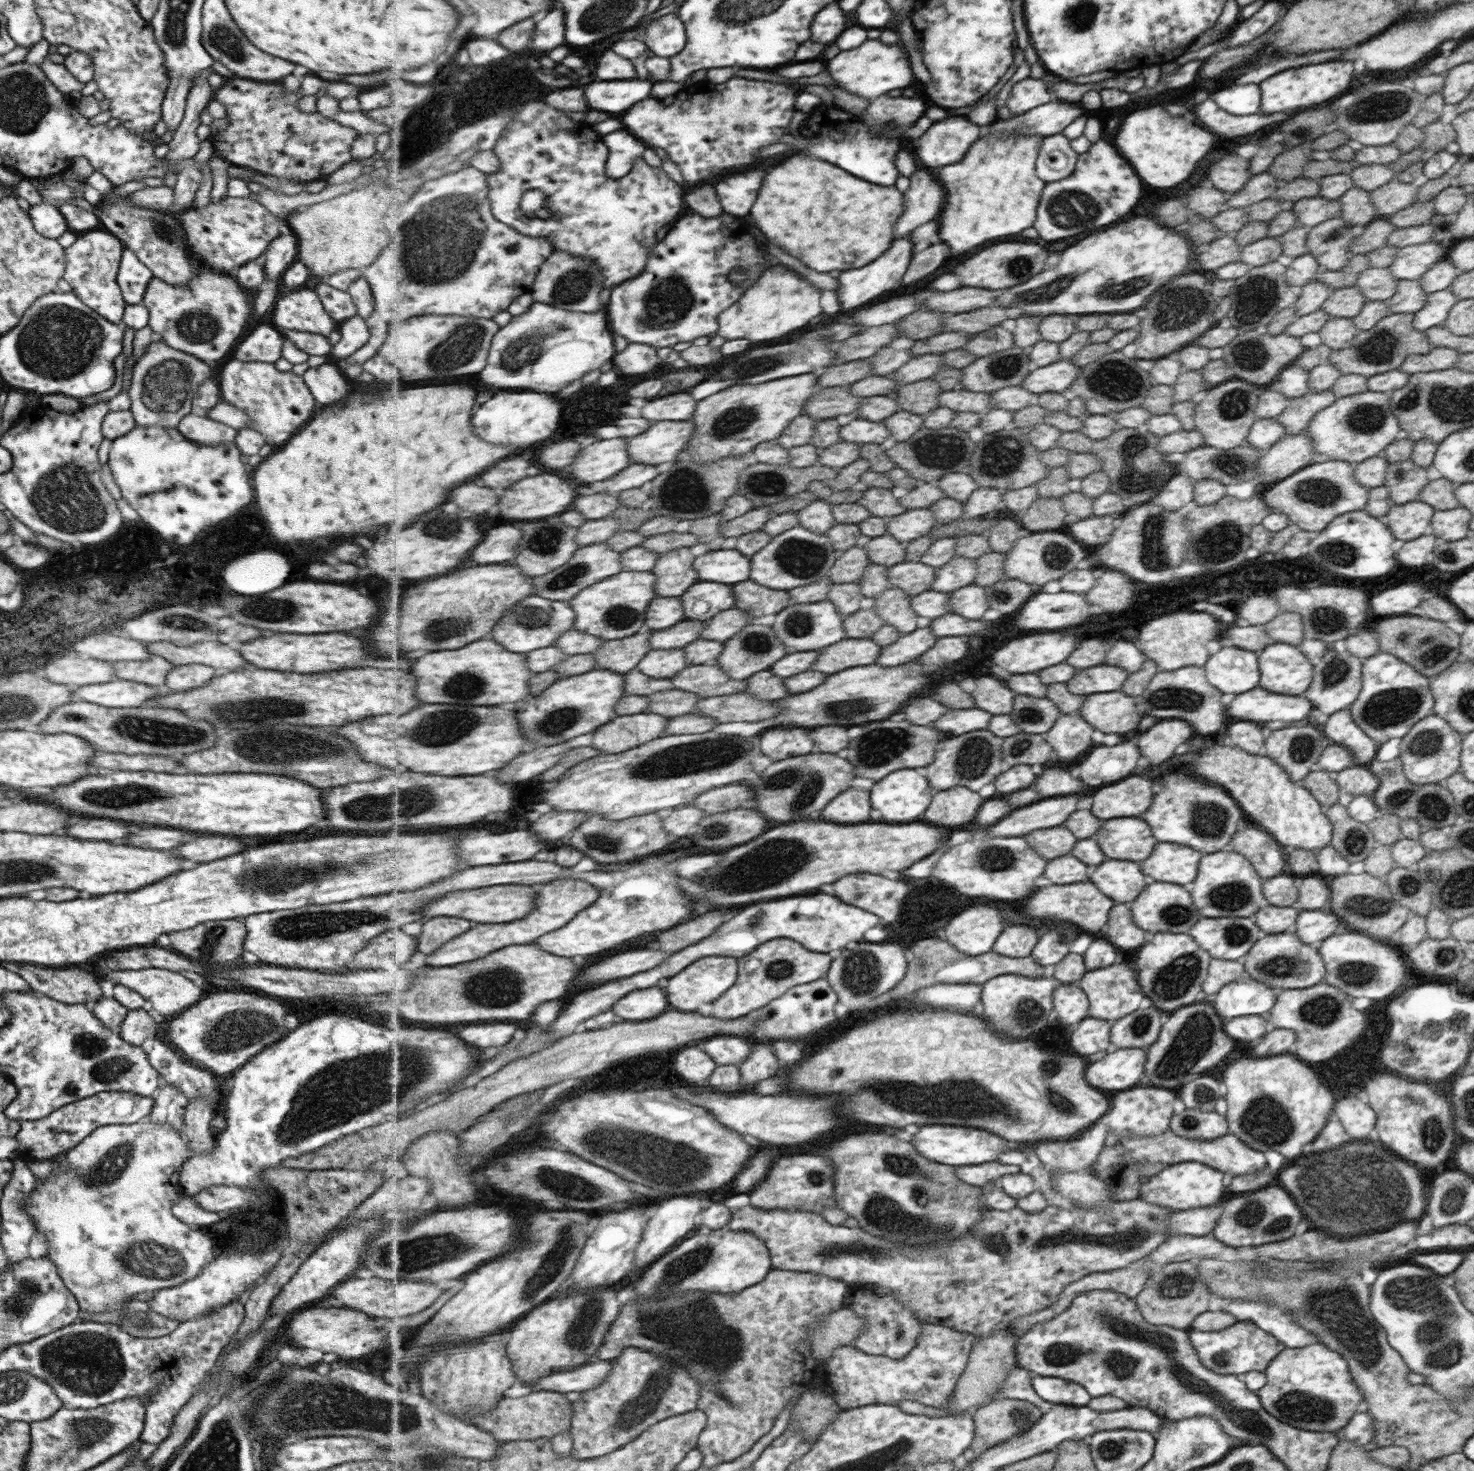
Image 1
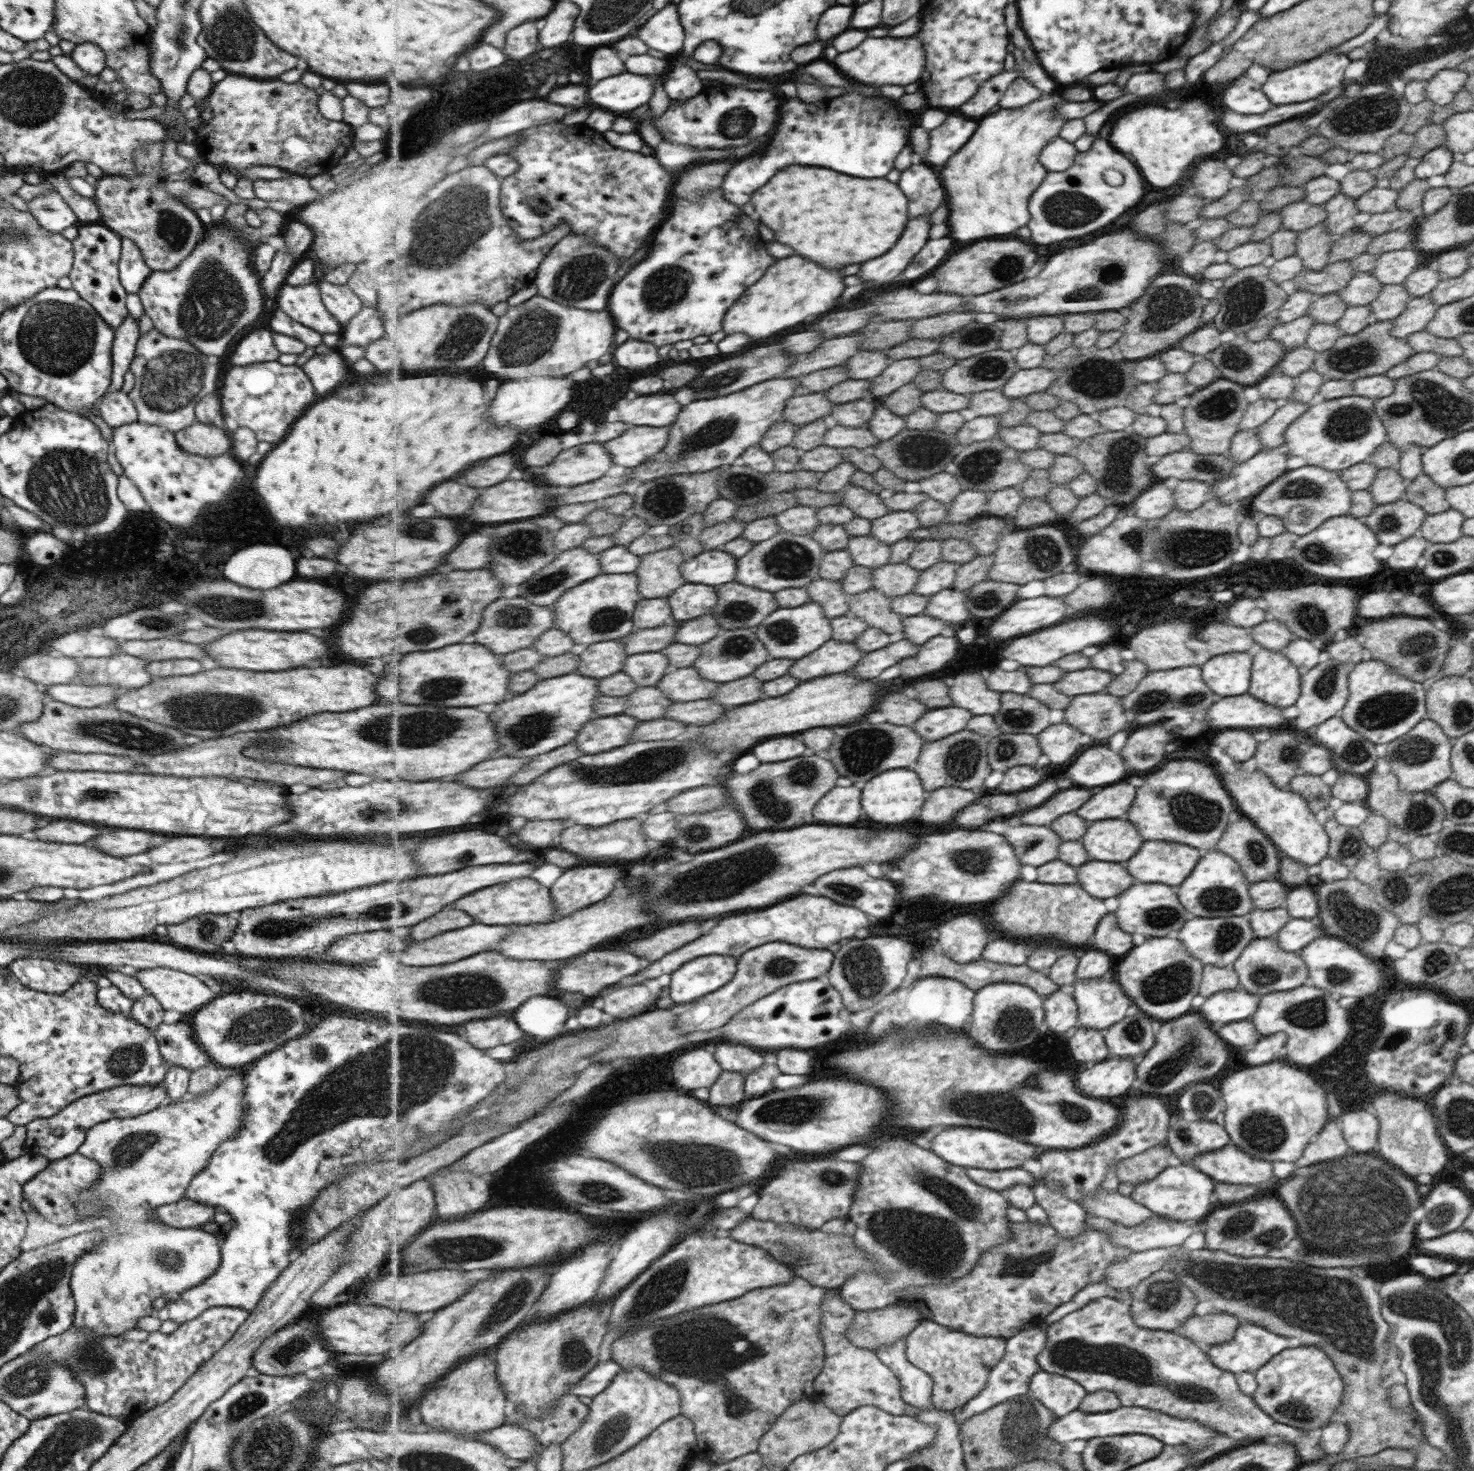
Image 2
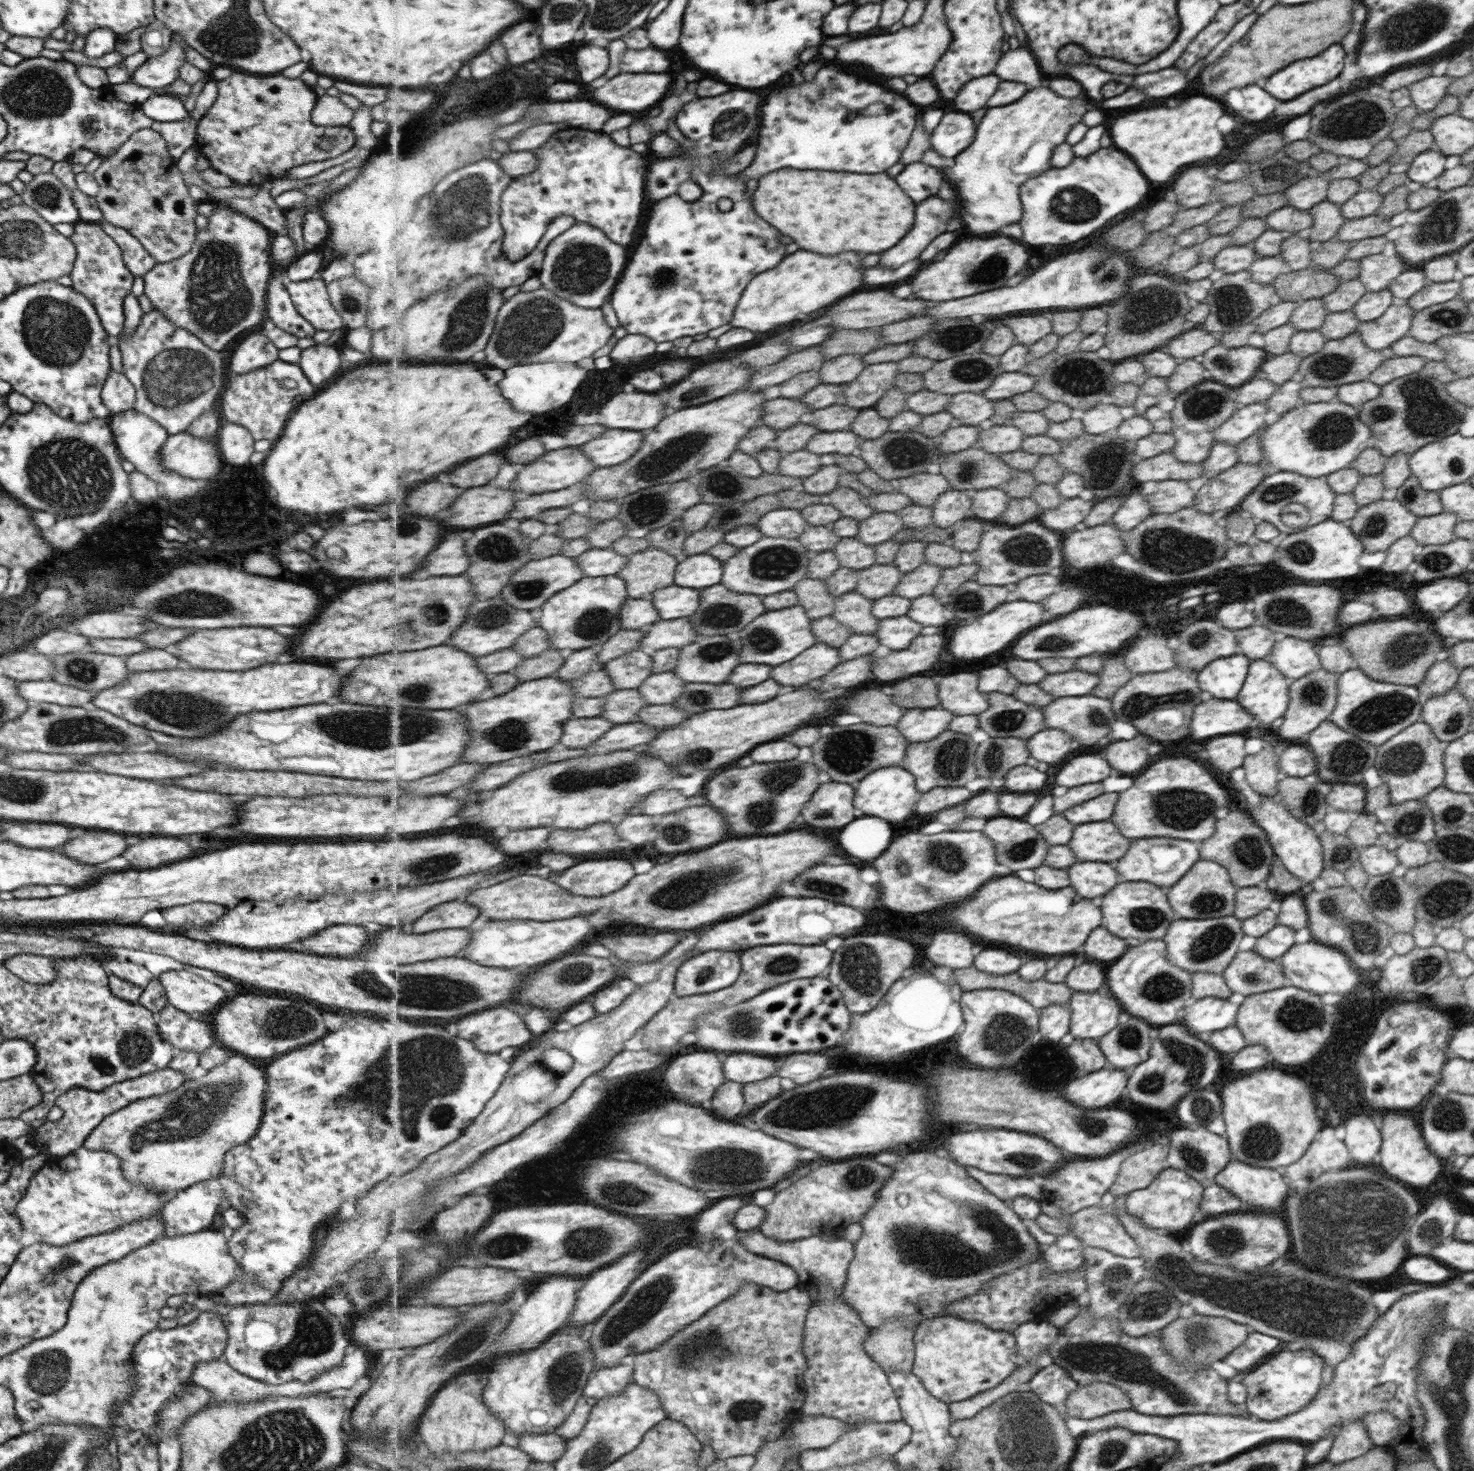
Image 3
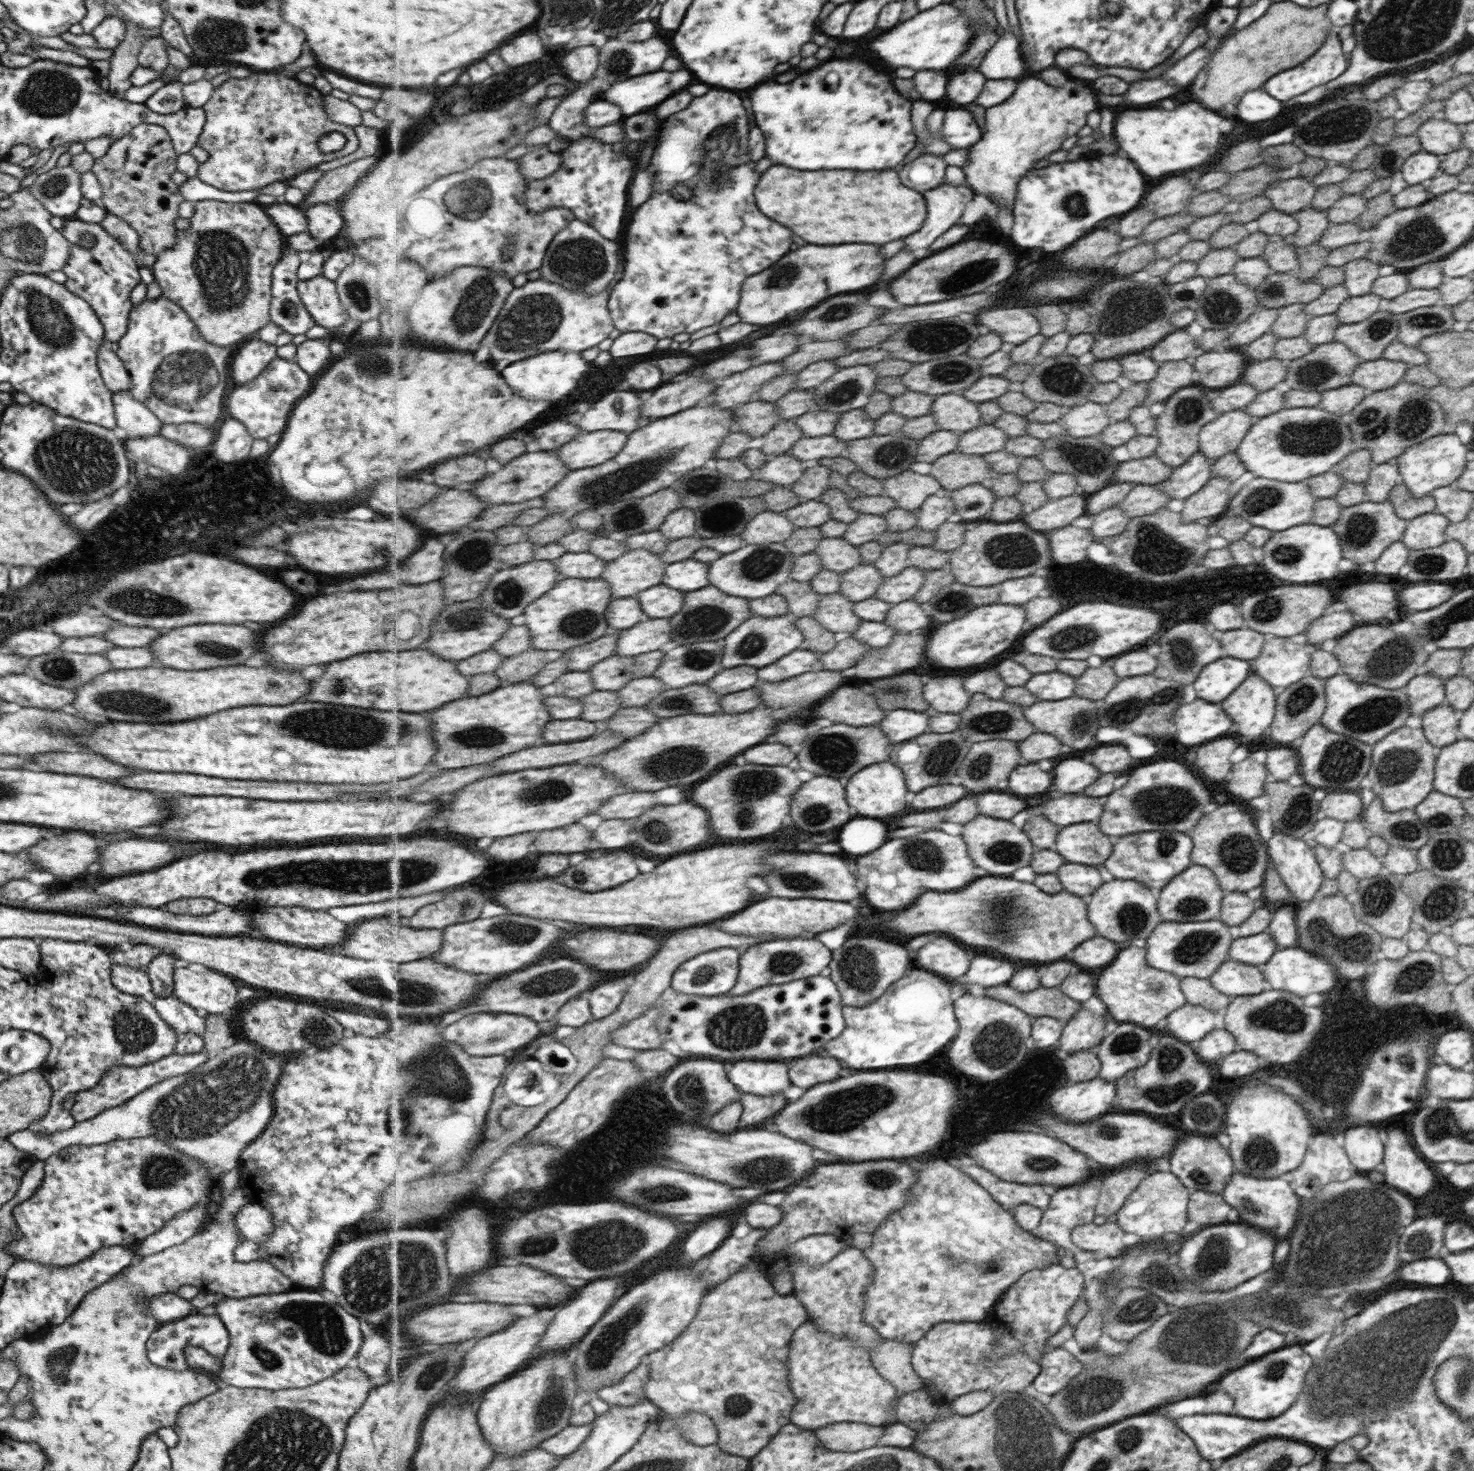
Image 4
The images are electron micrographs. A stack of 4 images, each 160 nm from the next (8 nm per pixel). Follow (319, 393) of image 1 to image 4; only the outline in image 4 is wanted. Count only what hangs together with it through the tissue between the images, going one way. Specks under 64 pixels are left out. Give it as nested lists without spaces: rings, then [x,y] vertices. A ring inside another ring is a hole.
[[[329,338],[306,339],[296,346],[293,361],[299,368],[310,374],[319,374],[333,360],[329,351]]]

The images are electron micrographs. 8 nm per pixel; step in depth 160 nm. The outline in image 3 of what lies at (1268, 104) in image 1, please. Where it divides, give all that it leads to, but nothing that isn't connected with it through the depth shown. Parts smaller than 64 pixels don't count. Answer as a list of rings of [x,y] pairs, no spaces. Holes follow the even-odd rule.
[[[1339,44],[1329,46],[1315,58],[1293,62],[1291,66],[1275,72],[1271,78],[1267,78],[1263,90],[1277,100],[1291,100],[1315,86],[1327,84],[1329,80],[1337,78],[1343,68],[1343,56],[1345,52]]]

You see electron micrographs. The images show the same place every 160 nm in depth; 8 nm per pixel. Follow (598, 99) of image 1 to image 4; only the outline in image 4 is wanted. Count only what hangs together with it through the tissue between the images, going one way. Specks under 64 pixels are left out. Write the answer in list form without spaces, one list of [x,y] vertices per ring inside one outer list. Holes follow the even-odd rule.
[[[659,70],[653,74],[635,76],[621,84],[615,84],[611,90],[605,92],[605,100],[619,104],[625,116],[633,116],[661,104],[671,94],[679,92],[691,82],[693,74],[689,70],[679,70],[679,72]]]

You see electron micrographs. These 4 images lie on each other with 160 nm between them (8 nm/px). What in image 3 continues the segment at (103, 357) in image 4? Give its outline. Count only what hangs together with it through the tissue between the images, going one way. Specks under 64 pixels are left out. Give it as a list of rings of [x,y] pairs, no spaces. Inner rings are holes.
[[[110,369],[103,381],[100,397],[109,409],[110,416],[134,408],[134,386],[123,376],[123,373]]]

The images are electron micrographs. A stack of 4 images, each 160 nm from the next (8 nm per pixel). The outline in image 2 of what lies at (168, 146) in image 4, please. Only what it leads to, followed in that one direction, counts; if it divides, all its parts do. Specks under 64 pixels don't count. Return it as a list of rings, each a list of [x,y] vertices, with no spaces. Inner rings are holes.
[[[147,143],[135,149],[132,163],[138,173],[129,178],[103,174],[96,180],[92,198],[100,214],[99,224],[112,230],[119,238],[131,240],[152,271],[165,272],[174,269],[194,249],[202,240],[206,226],[175,195],[159,187],[165,182],[165,176],[156,177],[154,173],[160,166],[160,158],[161,143]]]

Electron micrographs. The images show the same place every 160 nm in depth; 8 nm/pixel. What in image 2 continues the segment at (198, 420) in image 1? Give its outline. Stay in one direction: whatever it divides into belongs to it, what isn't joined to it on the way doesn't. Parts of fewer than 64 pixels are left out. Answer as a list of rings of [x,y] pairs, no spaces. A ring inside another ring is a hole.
[[[194,421],[174,433],[175,443],[181,451],[199,457],[215,457],[230,451],[230,436],[220,424],[201,424]]]

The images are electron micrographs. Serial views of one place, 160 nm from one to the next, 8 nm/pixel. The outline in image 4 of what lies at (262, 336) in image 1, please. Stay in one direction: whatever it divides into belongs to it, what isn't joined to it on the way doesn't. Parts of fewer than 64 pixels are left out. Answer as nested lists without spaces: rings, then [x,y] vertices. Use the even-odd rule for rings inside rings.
[[[256,338],[243,344],[231,361],[231,384],[251,382],[276,356],[276,347]]]

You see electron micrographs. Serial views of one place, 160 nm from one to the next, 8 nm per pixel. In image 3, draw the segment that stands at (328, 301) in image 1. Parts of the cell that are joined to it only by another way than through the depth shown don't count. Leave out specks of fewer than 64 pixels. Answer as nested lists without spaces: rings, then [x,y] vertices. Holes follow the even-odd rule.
[[[355,275],[326,283],[331,306],[340,314],[344,328],[353,330],[366,323],[370,289]]]

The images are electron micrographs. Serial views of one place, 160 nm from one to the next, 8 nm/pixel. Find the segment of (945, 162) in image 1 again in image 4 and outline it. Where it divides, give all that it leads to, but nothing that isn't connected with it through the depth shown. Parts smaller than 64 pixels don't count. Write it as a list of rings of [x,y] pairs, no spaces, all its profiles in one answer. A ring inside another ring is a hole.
[[[951,109],[946,116],[947,120],[941,130],[942,143],[951,145],[952,150],[969,149],[982,140],[983,129],[969,109]]]

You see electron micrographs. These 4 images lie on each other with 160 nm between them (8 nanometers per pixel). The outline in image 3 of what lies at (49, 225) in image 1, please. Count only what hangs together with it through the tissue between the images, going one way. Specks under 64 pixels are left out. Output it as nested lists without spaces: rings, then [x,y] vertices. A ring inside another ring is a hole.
[[[51,172],[39,173],[24,184],[21,202],[30,206],[49,224],[79,222],[70,190]]]

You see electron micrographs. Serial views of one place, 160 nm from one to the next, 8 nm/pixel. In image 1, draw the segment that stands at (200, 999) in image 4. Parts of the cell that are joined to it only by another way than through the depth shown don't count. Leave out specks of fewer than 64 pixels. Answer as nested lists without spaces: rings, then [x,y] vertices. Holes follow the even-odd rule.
[[[163,968],[115,970],[115,985],[125,986],[152,1003],[153,1010],[164,1017],[172,1017],[201,999],[198,988],[178,972]]]

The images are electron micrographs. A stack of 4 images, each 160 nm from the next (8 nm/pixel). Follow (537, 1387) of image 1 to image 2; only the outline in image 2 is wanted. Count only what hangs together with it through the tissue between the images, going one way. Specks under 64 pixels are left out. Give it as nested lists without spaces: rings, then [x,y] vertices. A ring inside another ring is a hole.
[[[613,1359],[601,1361],[582,1381],[570,1388],[570,1393],[581,1397],[598,1397],[622,1372],[622,1366]]]

